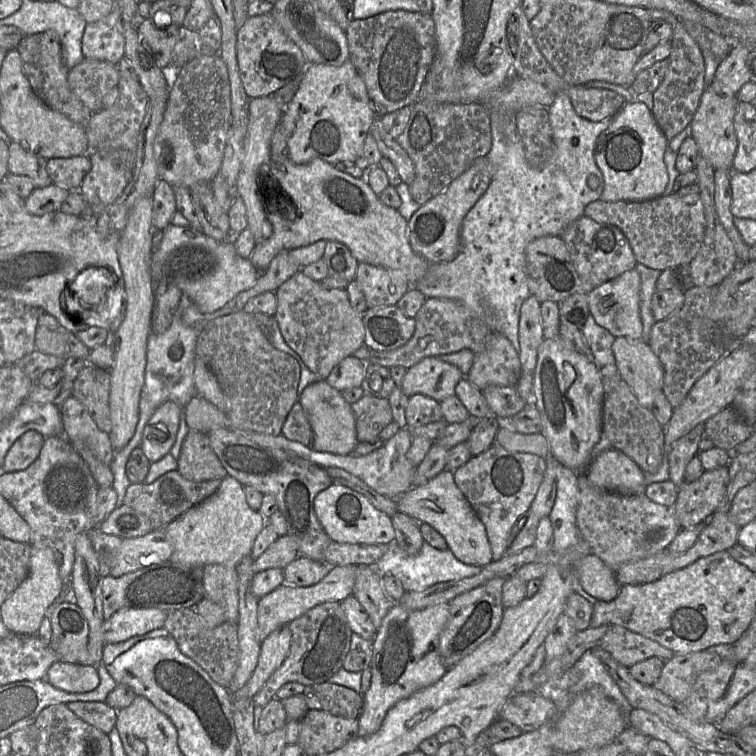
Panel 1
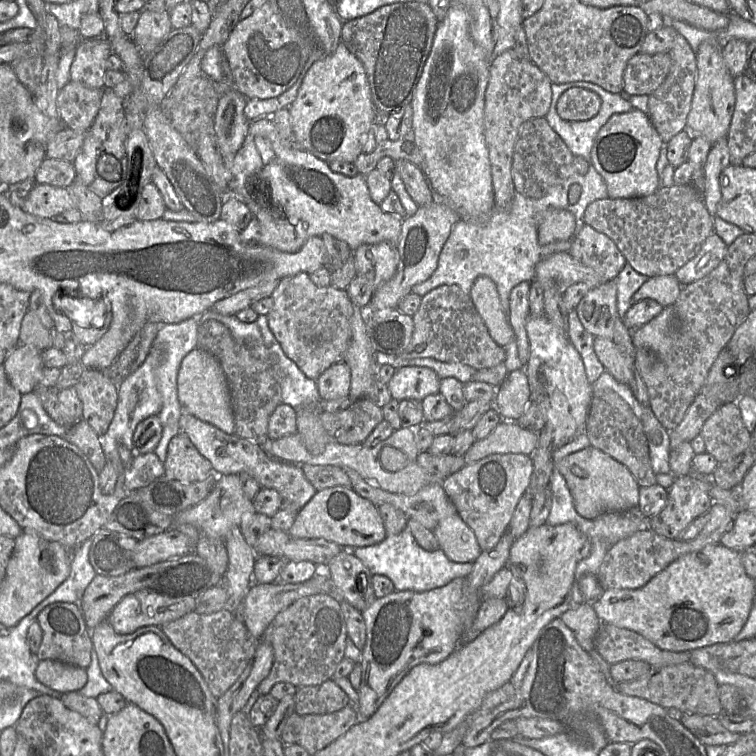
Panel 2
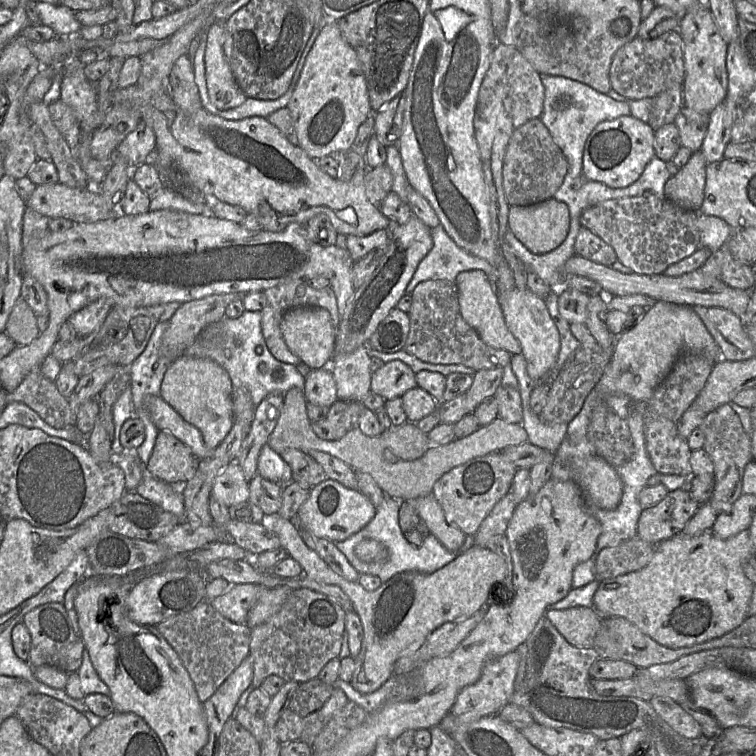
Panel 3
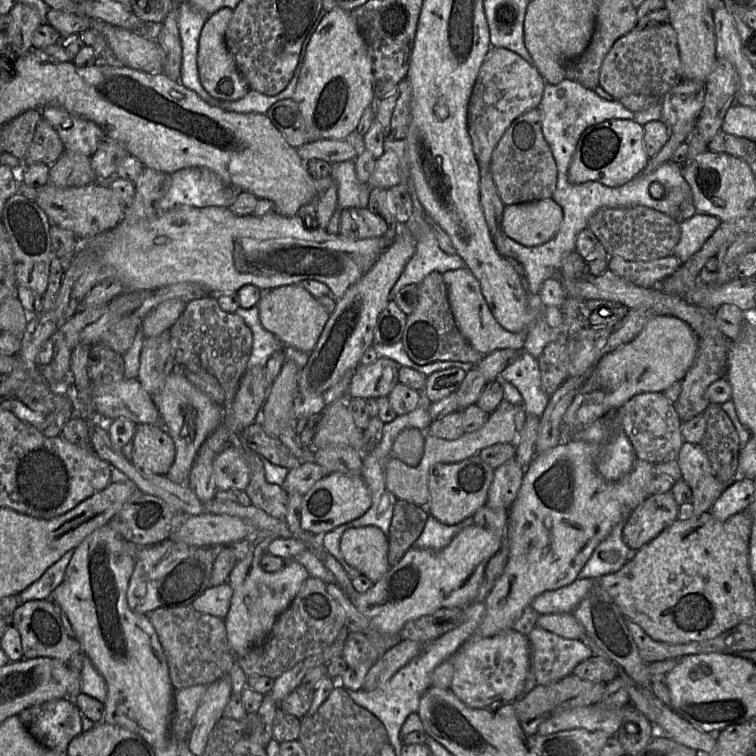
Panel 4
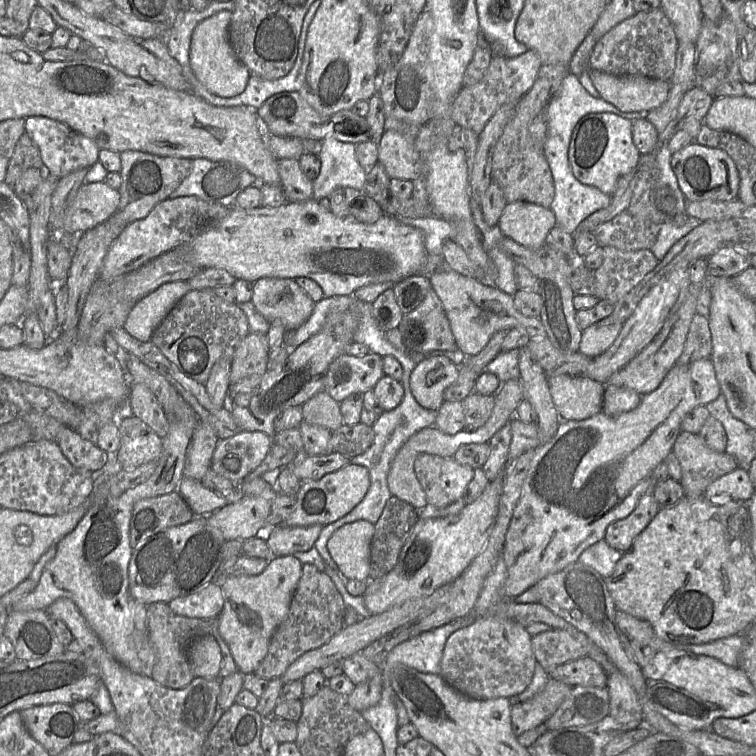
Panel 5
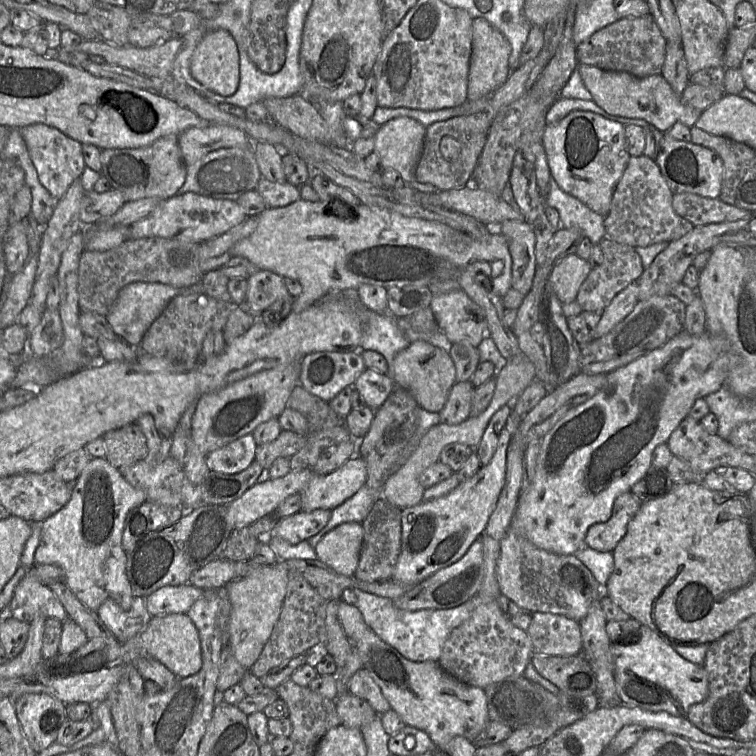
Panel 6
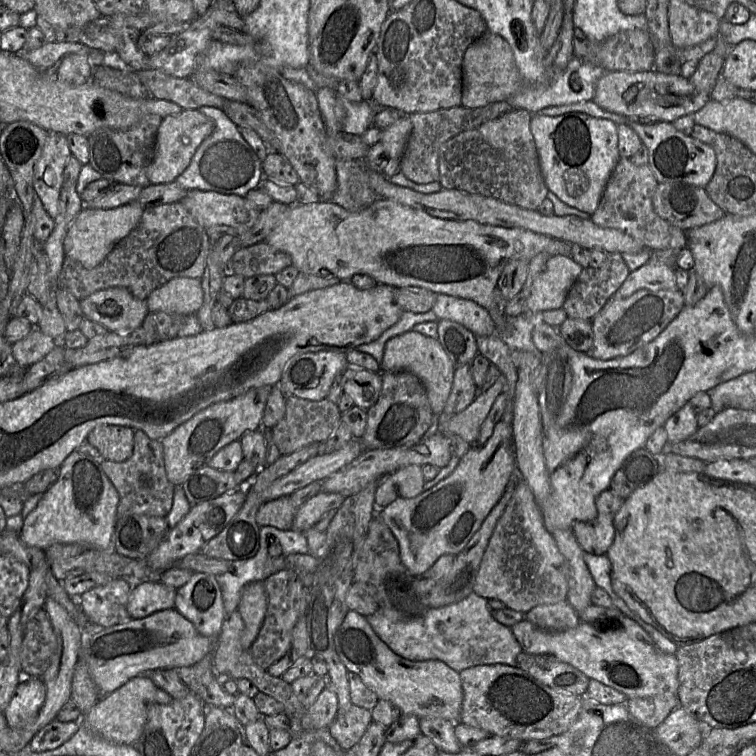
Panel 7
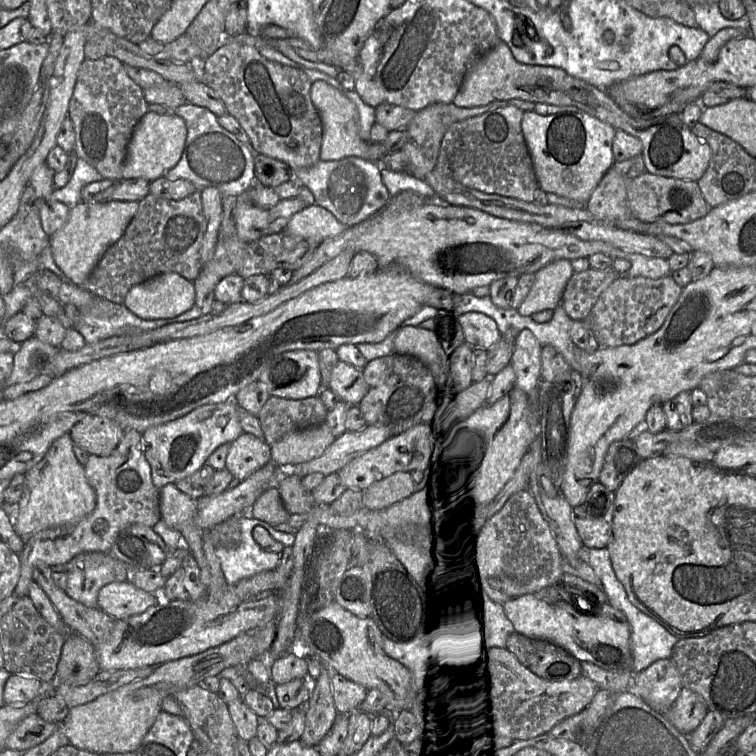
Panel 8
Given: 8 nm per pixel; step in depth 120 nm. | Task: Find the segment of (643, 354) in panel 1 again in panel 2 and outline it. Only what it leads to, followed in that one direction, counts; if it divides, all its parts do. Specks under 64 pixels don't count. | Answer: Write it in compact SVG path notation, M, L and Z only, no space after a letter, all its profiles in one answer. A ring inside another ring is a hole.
M596 336L594 350L600 362L617 381L629 384L634 375L633 357L622 352L613 341Z

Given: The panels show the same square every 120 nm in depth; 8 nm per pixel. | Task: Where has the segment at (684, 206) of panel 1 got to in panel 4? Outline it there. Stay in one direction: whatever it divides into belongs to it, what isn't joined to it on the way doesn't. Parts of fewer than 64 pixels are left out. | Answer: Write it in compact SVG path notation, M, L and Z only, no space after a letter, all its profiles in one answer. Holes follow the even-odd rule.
M645 206L601 208L589 219L587 229L594 233L609 256L619 256L628 261L651 261L672 256L680 240L680 222L655 209Z

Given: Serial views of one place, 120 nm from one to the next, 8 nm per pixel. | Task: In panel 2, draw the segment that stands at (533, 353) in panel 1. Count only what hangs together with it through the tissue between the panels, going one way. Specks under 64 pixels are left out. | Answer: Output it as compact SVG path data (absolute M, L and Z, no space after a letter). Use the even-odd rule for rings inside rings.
M522 282L516 285L509 297L509 311L507 318L514 330L519 360L525 369L530 357L530 345L526 331L526 323L530 317L529 306L530 282Z

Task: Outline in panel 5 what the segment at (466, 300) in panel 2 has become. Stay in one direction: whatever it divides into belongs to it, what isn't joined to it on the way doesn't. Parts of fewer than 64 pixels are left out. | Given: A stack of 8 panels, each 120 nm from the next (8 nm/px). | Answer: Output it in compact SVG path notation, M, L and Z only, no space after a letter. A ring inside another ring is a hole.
M432 287L416 309L403 315L398 328L406 352L412 357L424 357L434 351L454 352L458 350L443 304Z

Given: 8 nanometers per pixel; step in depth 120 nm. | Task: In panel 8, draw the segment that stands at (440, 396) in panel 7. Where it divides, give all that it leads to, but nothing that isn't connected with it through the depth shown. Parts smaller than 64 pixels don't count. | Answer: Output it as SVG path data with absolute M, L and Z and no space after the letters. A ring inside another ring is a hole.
M417 326L399 329L394 339L393 352L411 355L420 360L432 373L437 389L447 384L449 356L433 331Z

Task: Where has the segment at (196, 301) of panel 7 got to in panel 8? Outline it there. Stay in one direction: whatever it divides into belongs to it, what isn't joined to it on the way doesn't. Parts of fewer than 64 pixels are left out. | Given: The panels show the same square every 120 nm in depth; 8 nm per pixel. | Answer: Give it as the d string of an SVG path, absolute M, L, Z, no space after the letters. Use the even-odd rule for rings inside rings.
M178 273L160 274L133 286L123 304L142 319L174 318L195 304L194 284Z

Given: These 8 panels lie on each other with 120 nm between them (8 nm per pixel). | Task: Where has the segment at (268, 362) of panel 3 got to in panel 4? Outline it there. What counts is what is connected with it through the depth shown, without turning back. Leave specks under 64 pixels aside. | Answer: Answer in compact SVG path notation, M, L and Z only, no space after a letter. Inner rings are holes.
M257 306L249 309L239 307L234 313L243 319L252 332L252 349L246 369L253 367L265 368L270 357L283 344L274 334L262 326Z

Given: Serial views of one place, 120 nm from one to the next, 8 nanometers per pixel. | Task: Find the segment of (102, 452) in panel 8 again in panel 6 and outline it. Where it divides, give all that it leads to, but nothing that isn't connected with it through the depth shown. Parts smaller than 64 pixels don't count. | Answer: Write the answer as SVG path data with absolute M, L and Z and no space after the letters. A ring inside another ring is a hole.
M137 423L108 431L103 439L105 459L116 468L133 465L148 454L146 437Z

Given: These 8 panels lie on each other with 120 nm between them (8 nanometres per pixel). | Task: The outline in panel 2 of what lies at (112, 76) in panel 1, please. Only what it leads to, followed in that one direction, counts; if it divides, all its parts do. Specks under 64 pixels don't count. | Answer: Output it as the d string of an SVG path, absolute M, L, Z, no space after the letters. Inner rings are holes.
M76 81L66 83L56 99L58 116L63 125L86 132L99 111L103 91Z

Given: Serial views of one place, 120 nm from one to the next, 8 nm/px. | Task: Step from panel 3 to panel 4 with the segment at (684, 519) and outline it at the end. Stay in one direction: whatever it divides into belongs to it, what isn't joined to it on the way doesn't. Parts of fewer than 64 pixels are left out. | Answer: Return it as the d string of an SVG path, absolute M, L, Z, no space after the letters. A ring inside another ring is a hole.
M671 491L650 495L628 516L623 528L623 539L633 551L638 551L683 512Z

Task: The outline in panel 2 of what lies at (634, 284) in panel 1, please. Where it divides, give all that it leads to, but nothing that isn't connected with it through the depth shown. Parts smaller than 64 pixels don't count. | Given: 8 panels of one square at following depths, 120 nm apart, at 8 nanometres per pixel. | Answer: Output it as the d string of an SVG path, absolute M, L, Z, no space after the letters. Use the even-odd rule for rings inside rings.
M608 282L592 288L574 311L589 333L613 341L616 322L621 319L615 283Z

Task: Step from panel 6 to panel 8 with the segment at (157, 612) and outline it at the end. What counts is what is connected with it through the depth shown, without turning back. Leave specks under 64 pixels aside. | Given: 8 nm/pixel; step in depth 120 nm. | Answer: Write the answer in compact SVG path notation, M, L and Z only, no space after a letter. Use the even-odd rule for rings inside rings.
M128 581L109 583L98 593L99 609L115 620L139 615L159 600L155 593L145 592Z

